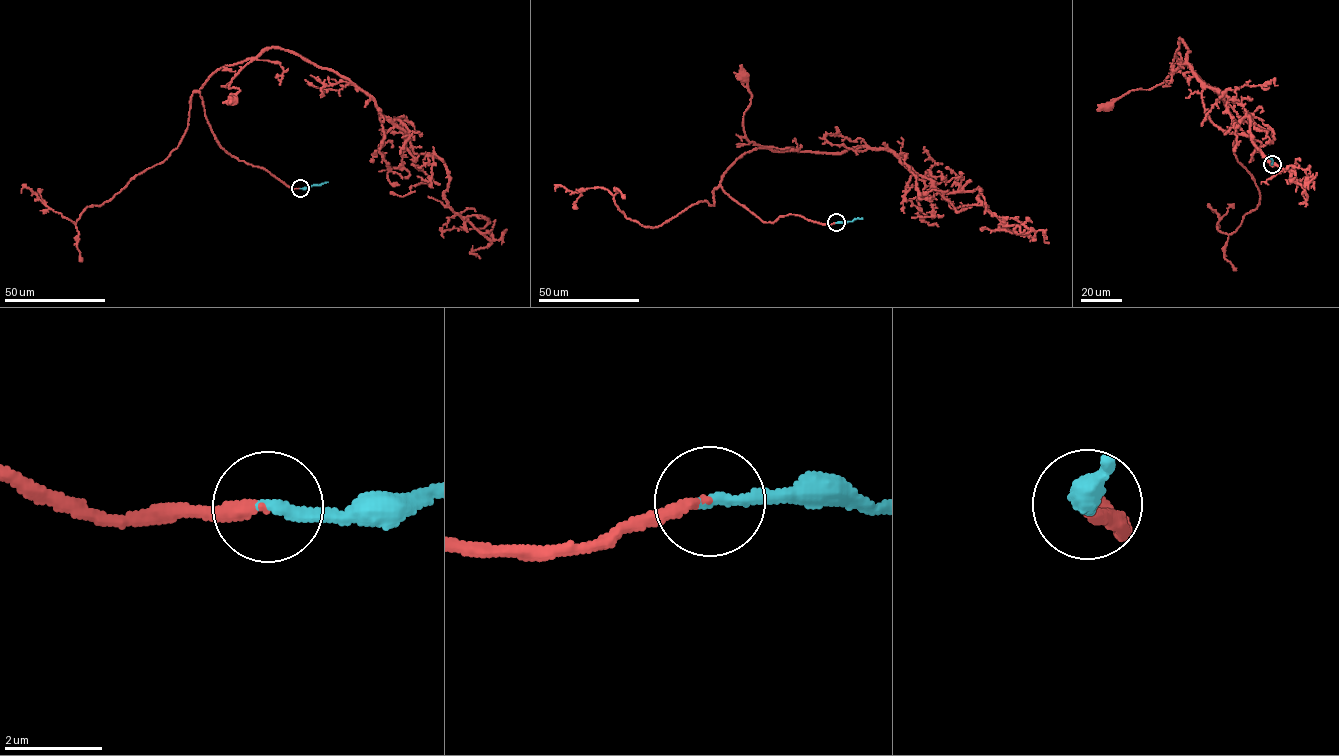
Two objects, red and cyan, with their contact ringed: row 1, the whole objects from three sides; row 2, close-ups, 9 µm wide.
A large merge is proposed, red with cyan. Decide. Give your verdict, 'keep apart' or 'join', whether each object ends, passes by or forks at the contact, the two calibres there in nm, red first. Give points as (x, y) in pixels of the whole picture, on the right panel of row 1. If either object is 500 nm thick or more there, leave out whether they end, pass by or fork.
join; red ends there; cyan ends there; 220 nm thick on the red side, 240 nm on the other

